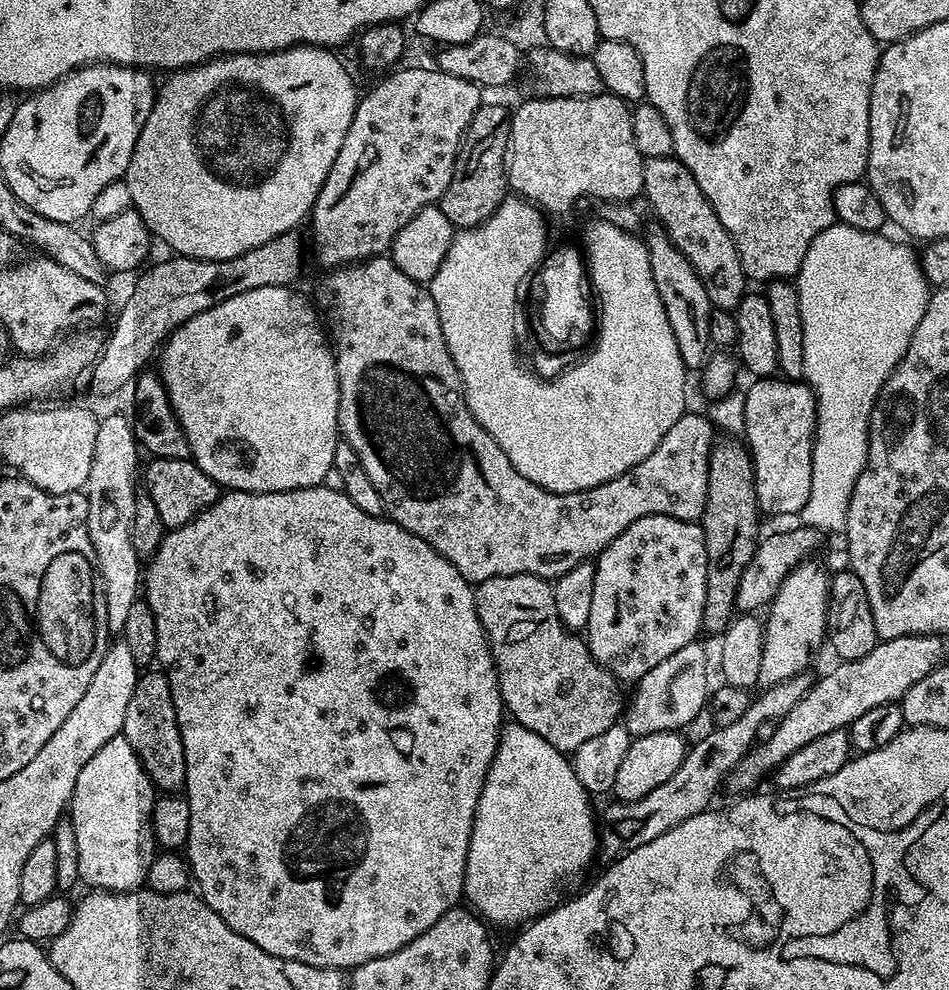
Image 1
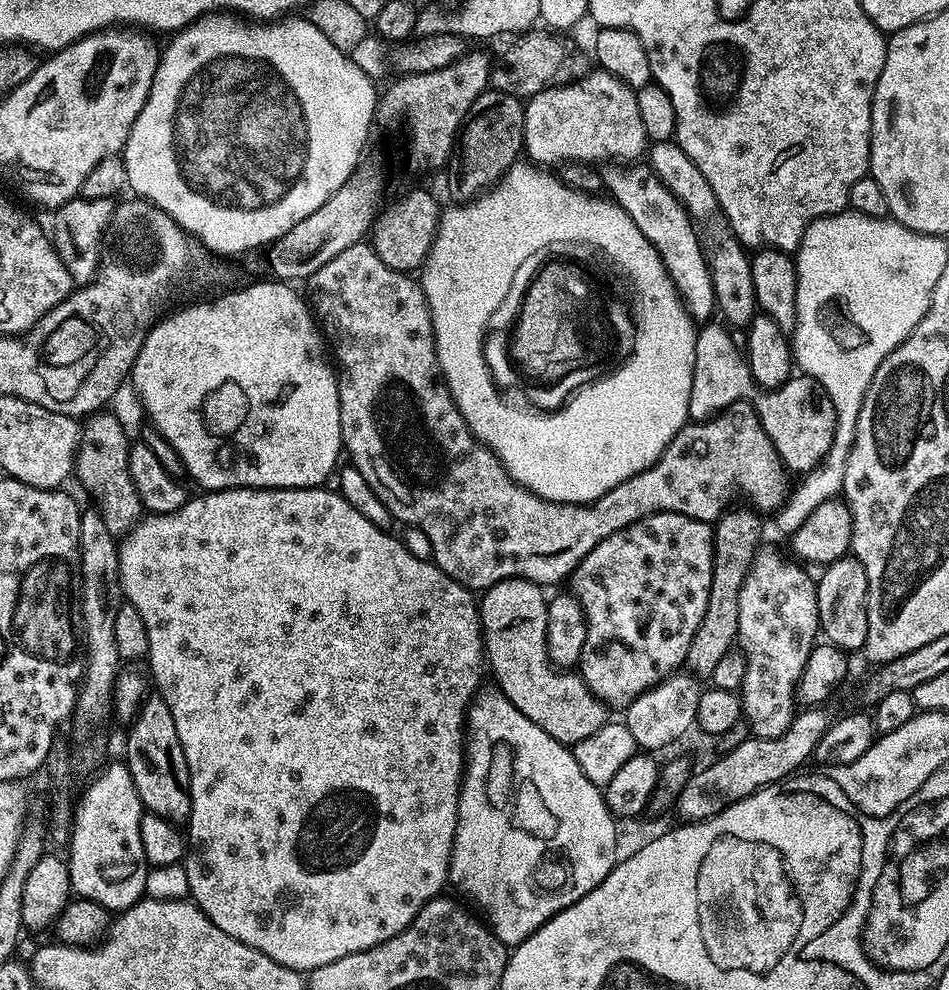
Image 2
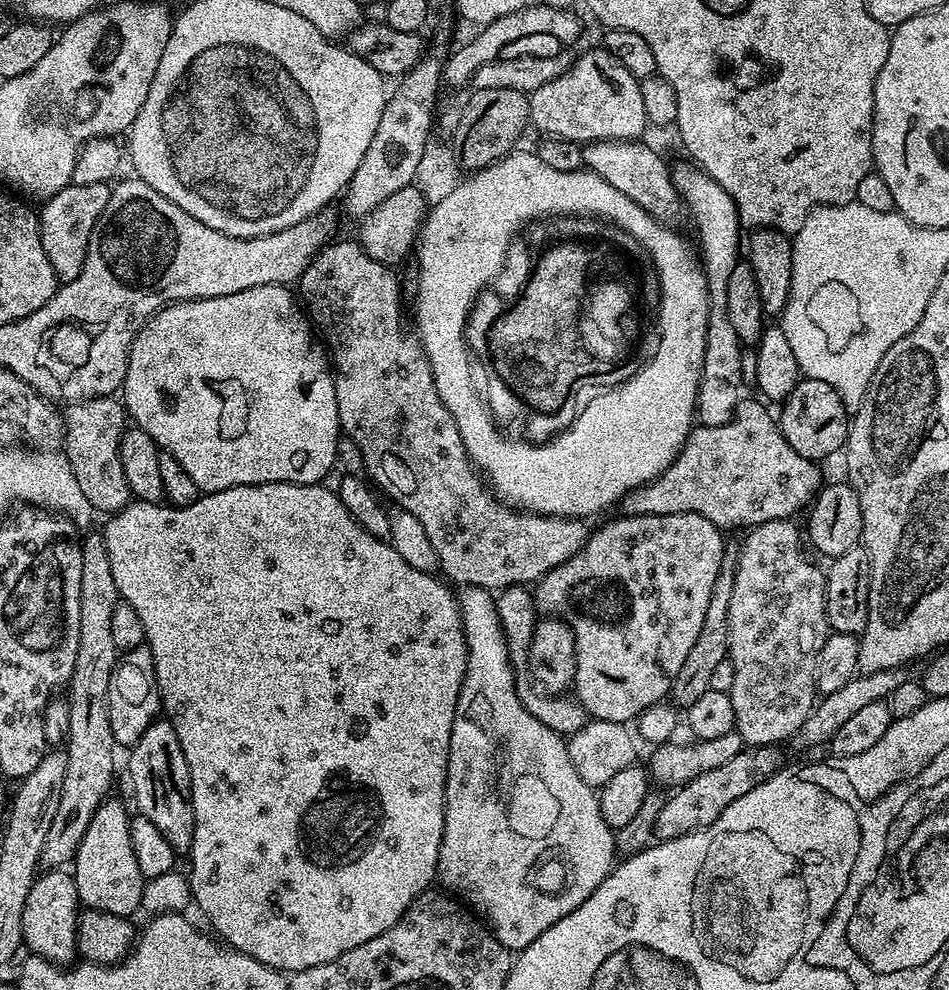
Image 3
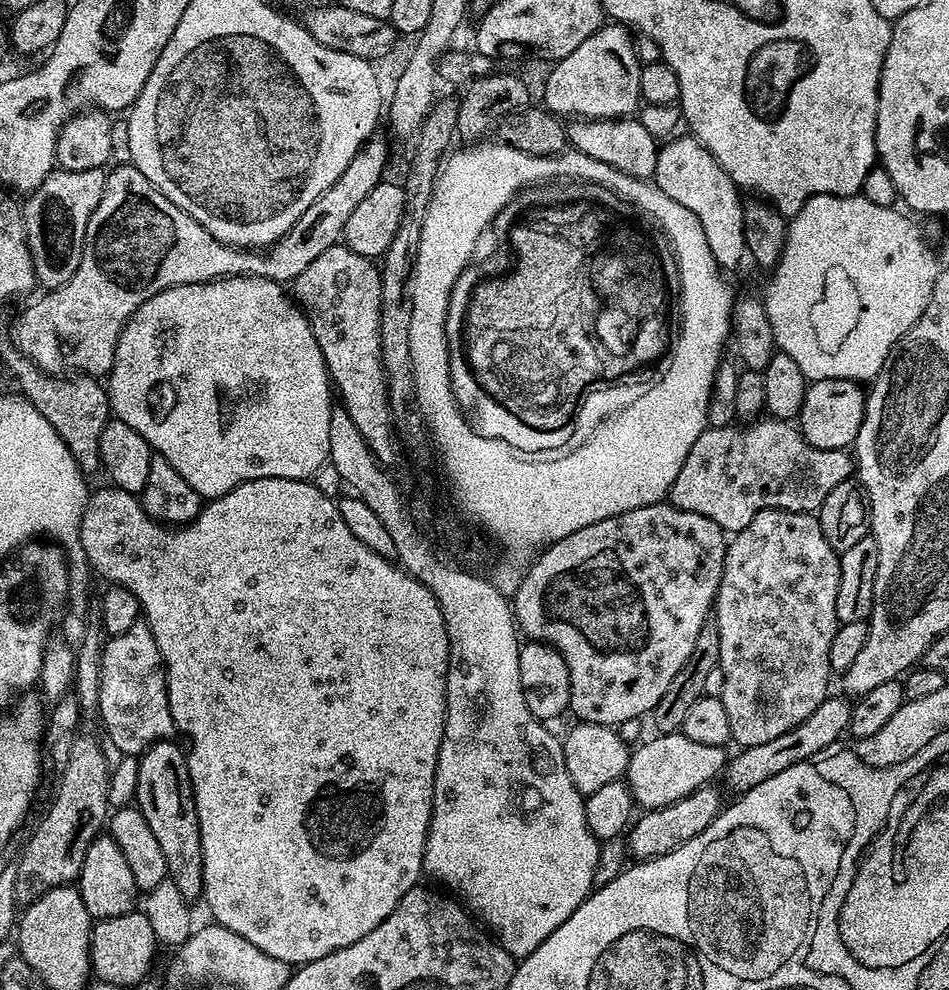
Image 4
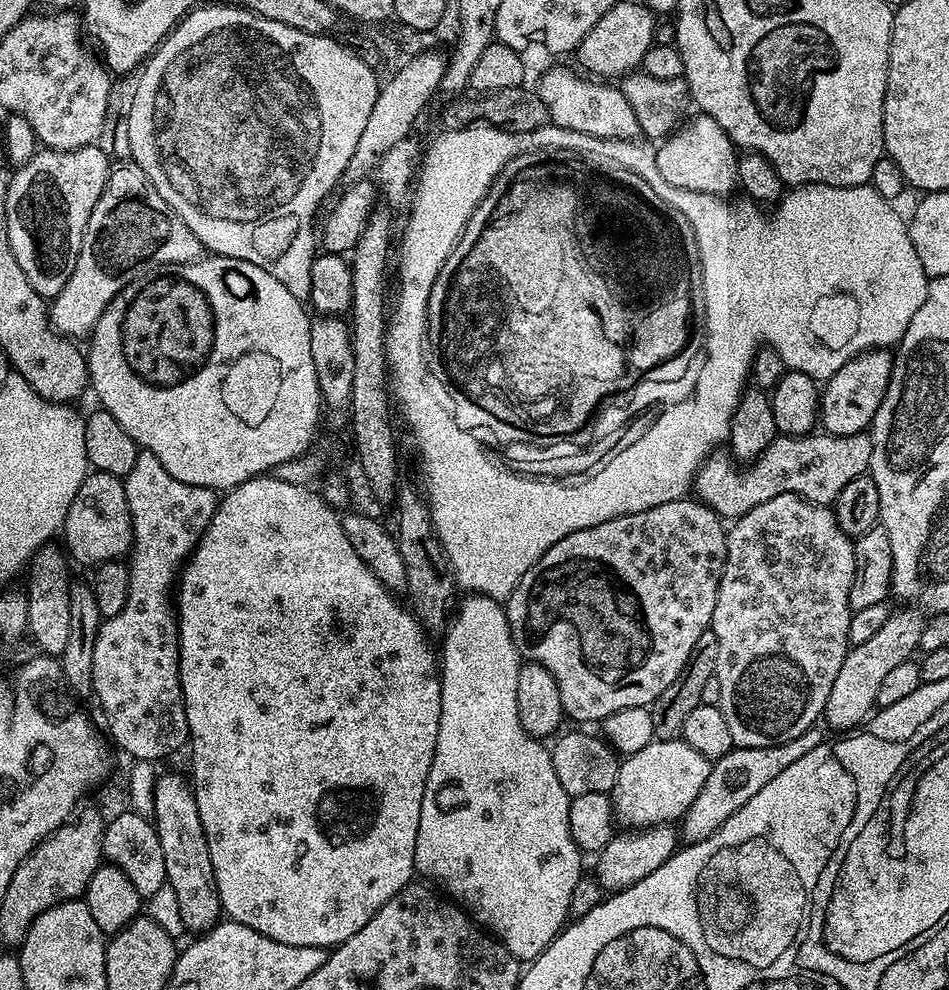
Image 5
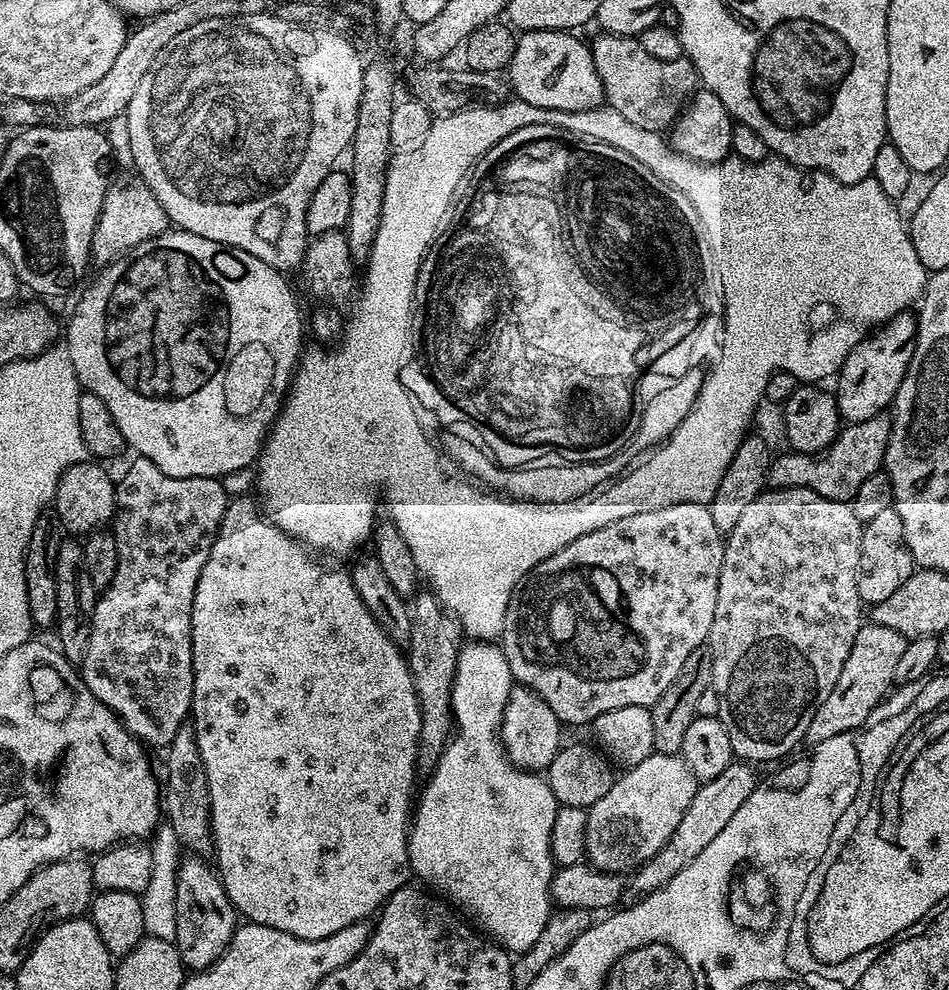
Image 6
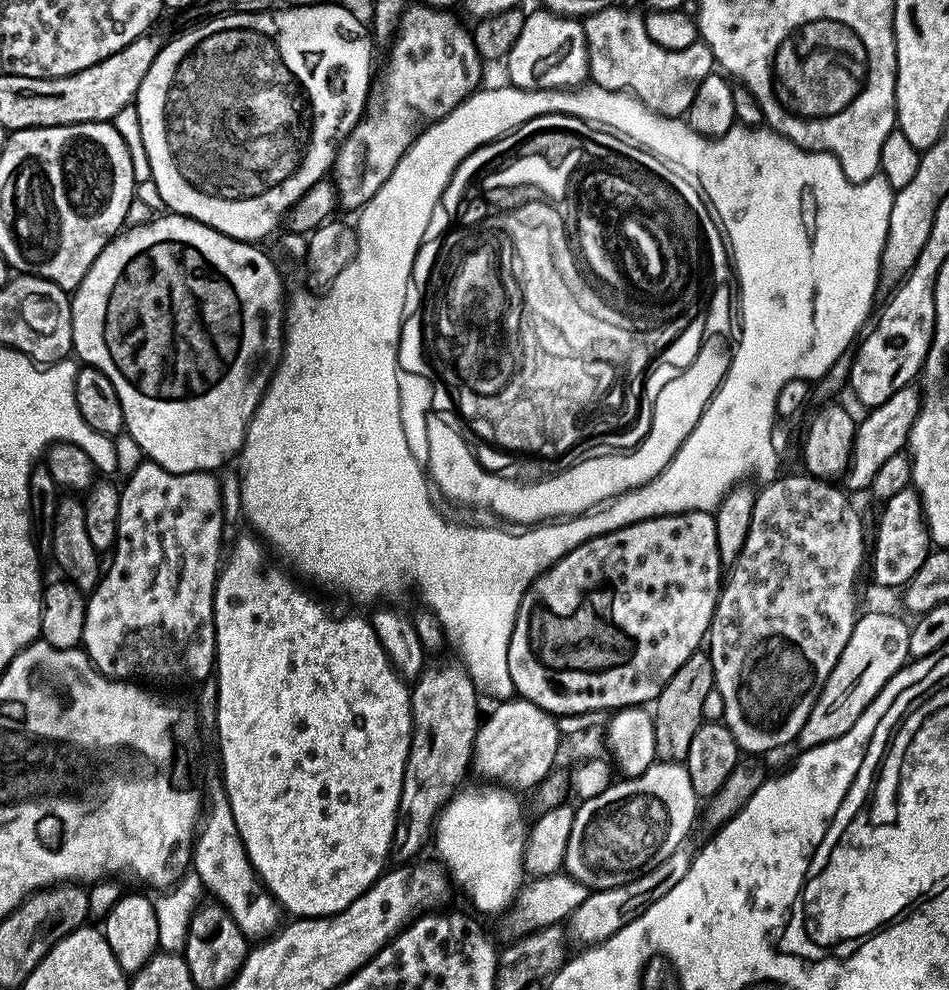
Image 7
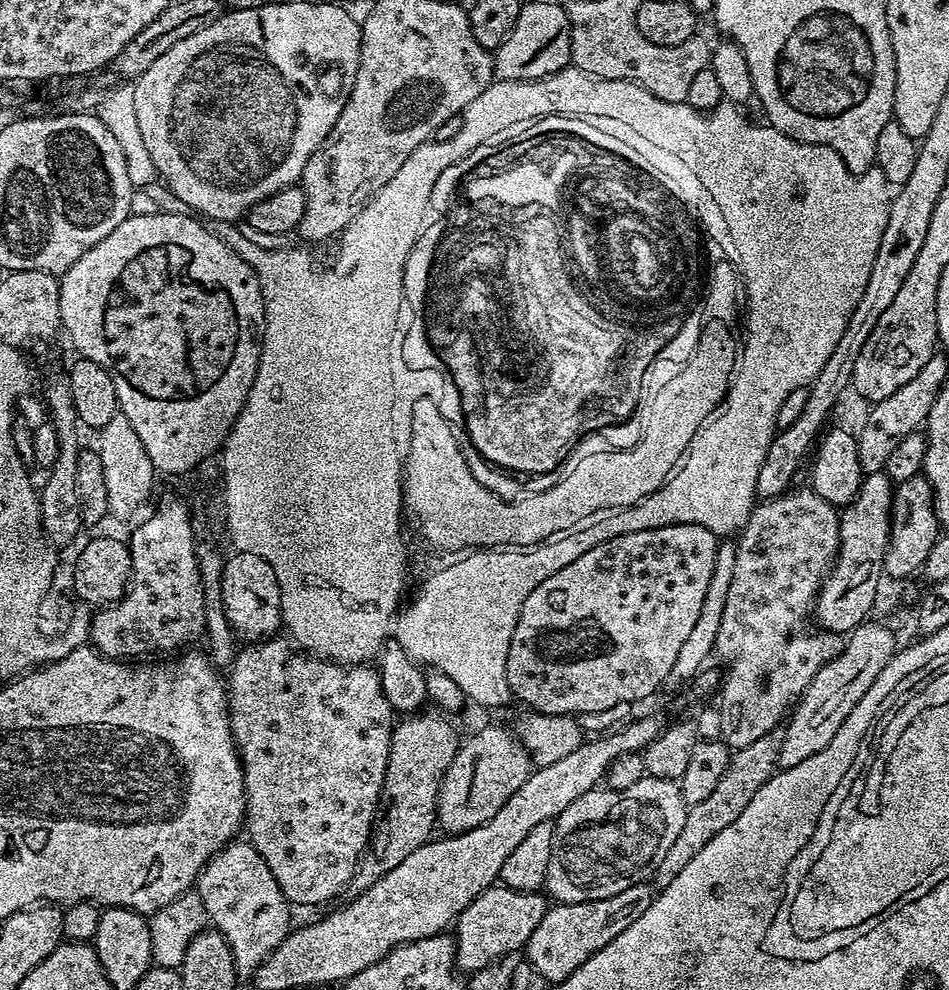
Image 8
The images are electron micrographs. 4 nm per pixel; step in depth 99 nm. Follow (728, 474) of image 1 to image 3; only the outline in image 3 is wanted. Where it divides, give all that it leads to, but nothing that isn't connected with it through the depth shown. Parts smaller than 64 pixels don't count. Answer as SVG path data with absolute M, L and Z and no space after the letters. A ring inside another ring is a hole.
M725 555L718 574L718 582L714 582L714 594L710 594L710 606L706 606L706 619L702 622L702 631L698 633L690 654L686 654L686 662L682 662L682 670L678 670L672 683L670 700L677 709L688 709L691 704L698 702L698 698L702 698L702 694L710 691L710 677L717 668L718 662L729 659L728 611L735 573L736 556Z

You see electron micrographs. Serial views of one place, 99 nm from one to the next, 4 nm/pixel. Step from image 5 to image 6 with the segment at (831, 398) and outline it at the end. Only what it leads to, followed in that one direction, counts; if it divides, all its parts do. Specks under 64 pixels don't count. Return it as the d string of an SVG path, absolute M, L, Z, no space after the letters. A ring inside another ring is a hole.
M911 311L899 312L893 320L887 320L869 332L854 350L850 350L834 380L836 405L848 424L866 422L866 418L881 415L891 405L914 354L916 322L917 317Z

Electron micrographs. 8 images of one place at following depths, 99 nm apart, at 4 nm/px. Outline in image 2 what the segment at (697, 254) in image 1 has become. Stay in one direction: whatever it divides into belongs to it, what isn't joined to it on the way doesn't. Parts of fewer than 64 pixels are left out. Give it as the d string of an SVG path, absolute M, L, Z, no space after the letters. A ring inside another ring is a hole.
M672 140L655 141L647 149L646 164L664 183L666 190L670 190L670 194L678 200L681 207L702 229L700 246L703 248L704 258L708 262L719 315L724 315L729 320L724 319L729 325L748 325L758 312L754 294L752 261L744 245L732 233L732 227L725 220L718 198L714 198L714 190L710 190L710 182L706 182L702 170L698 170L698 166L694 166L694 162L690 162L690 158L683 152L680 145Z

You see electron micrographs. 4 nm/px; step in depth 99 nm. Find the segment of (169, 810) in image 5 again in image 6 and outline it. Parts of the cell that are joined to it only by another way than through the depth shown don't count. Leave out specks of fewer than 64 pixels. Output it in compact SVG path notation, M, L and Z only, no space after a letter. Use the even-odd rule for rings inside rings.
M200 854L181 855L177 872L177 934L174 943L185 969L192 972L200 972L203 968L210 967L224 953L238 927L236 907L226 894L219 871L209 861L208 865L204 860L205 857Z

